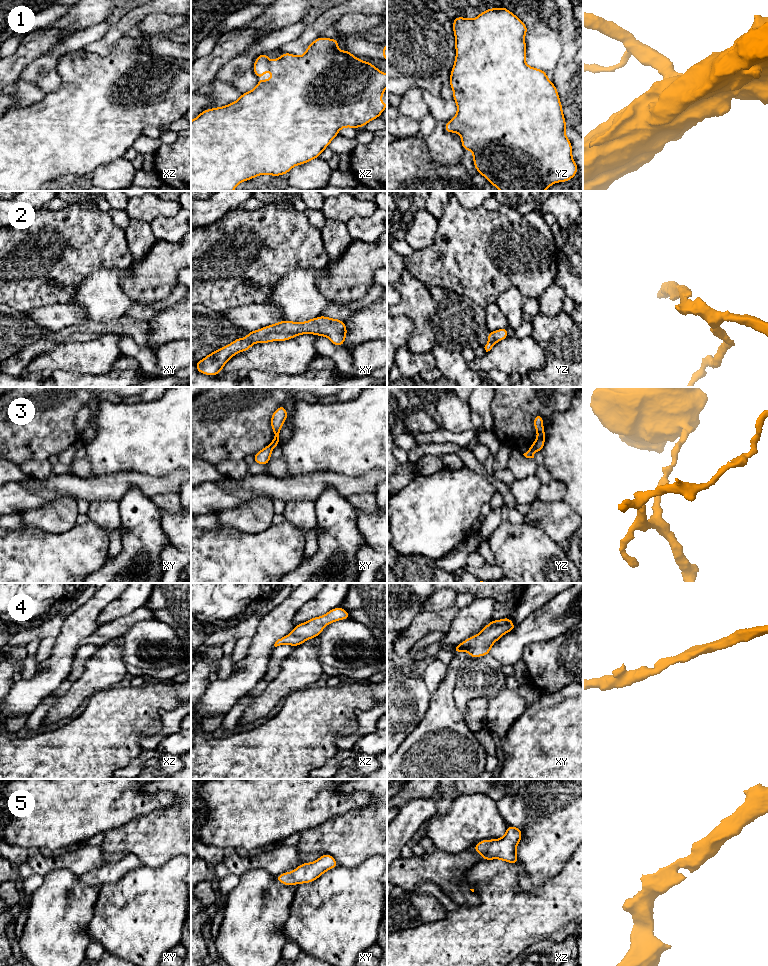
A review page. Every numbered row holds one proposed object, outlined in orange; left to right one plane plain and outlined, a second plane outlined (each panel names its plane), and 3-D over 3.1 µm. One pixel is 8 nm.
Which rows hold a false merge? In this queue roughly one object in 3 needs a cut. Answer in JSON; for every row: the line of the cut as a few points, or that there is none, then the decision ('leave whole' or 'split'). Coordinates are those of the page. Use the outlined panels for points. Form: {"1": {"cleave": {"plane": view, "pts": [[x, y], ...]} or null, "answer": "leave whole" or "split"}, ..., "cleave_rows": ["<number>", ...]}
{"1": {"cleave": null, "answer": "leave whole"}, "2": {"cleave": null, "answer": "leave whole"}, "3": {"cleave": {"plane": "yz", "pts": [[532, 445], [536, 450]]}, "answer": "split"}, "4": {"cleave": null, "answer": "leave whole"}, "5": {"cleave": null, "answer": "leave whole"}, "cleave_rows": ["3"]}

